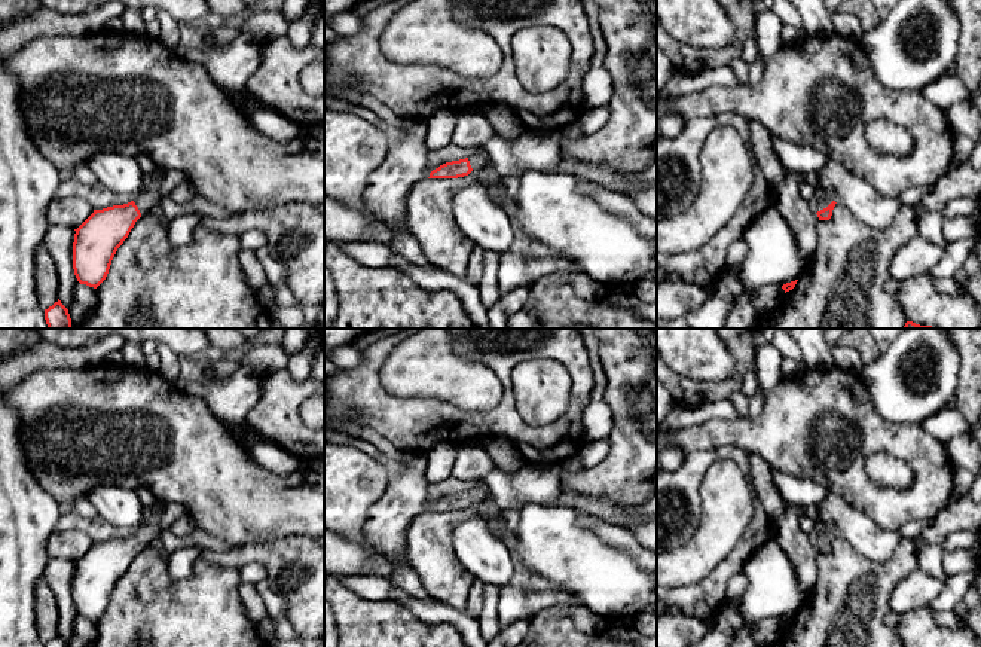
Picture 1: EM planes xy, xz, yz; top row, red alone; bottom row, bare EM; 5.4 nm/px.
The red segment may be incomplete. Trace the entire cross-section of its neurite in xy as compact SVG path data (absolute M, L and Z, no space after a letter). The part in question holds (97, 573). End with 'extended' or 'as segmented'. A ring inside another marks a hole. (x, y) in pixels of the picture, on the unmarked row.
M156 500L143 507L141 524L123 538L94 546L74 562L73 602L77 614L97 622L107 610L117 582L128 571L135 555L159 540L159 516L168 503Z; extended

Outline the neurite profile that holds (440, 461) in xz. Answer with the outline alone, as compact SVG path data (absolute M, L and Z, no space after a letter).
M440 443L428 451L425 467L427 483L440 483L450 477L458 448L458 445Z

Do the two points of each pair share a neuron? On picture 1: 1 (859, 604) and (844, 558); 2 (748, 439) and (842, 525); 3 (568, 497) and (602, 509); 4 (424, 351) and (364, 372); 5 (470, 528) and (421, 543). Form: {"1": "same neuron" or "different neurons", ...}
{"1": "same neuron", "2": "different neurons", "3": "same neuron", "4": "different neurons", "5": "different neurons"}

